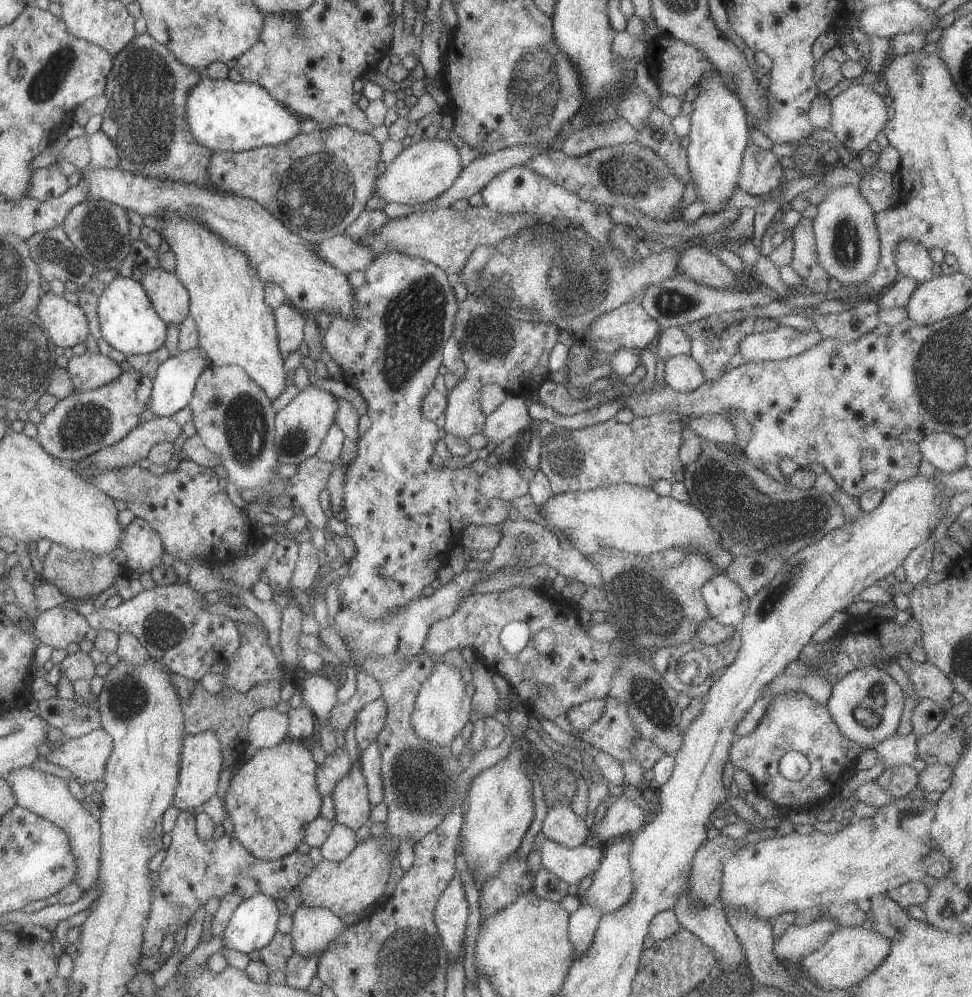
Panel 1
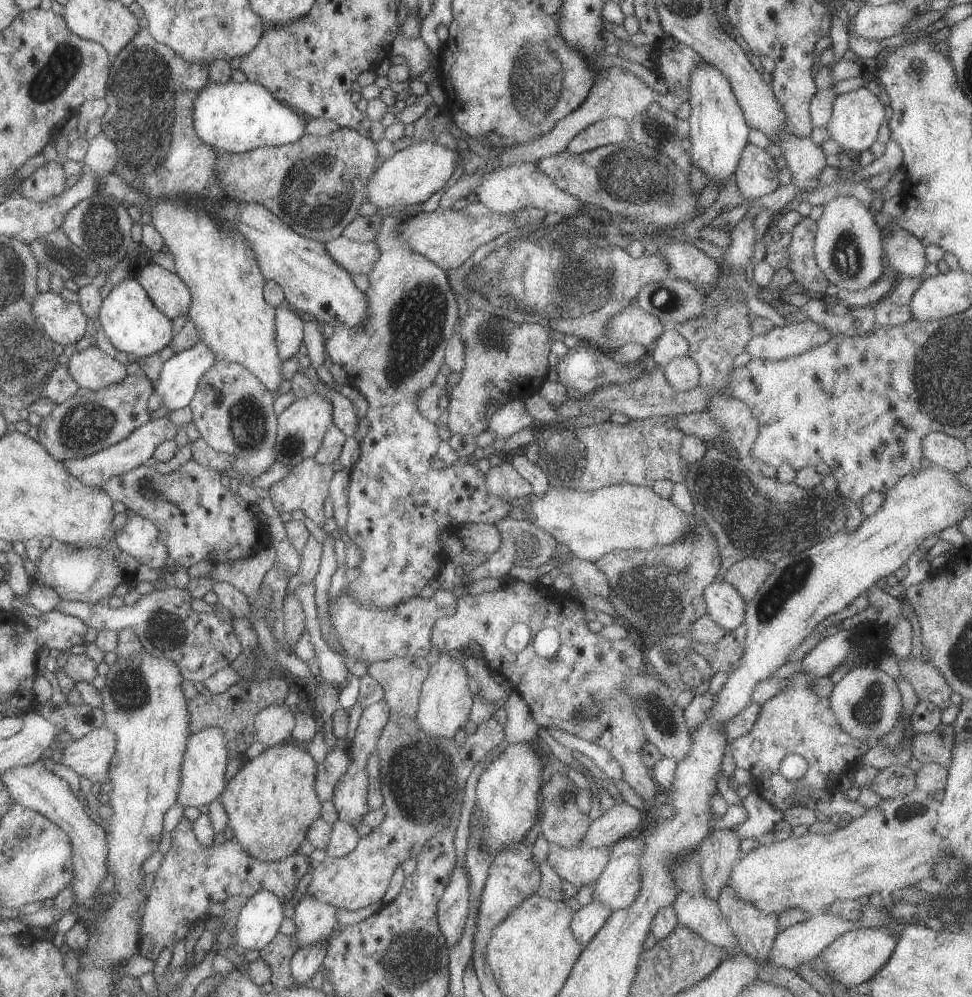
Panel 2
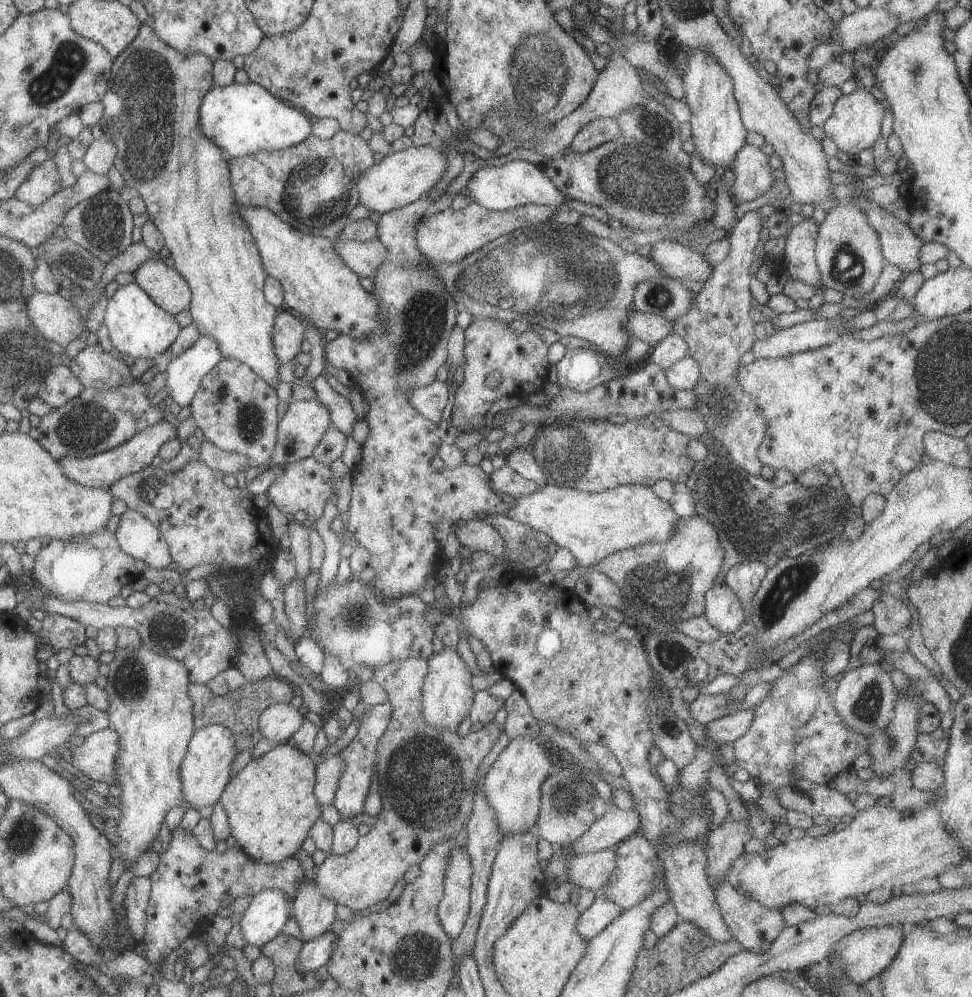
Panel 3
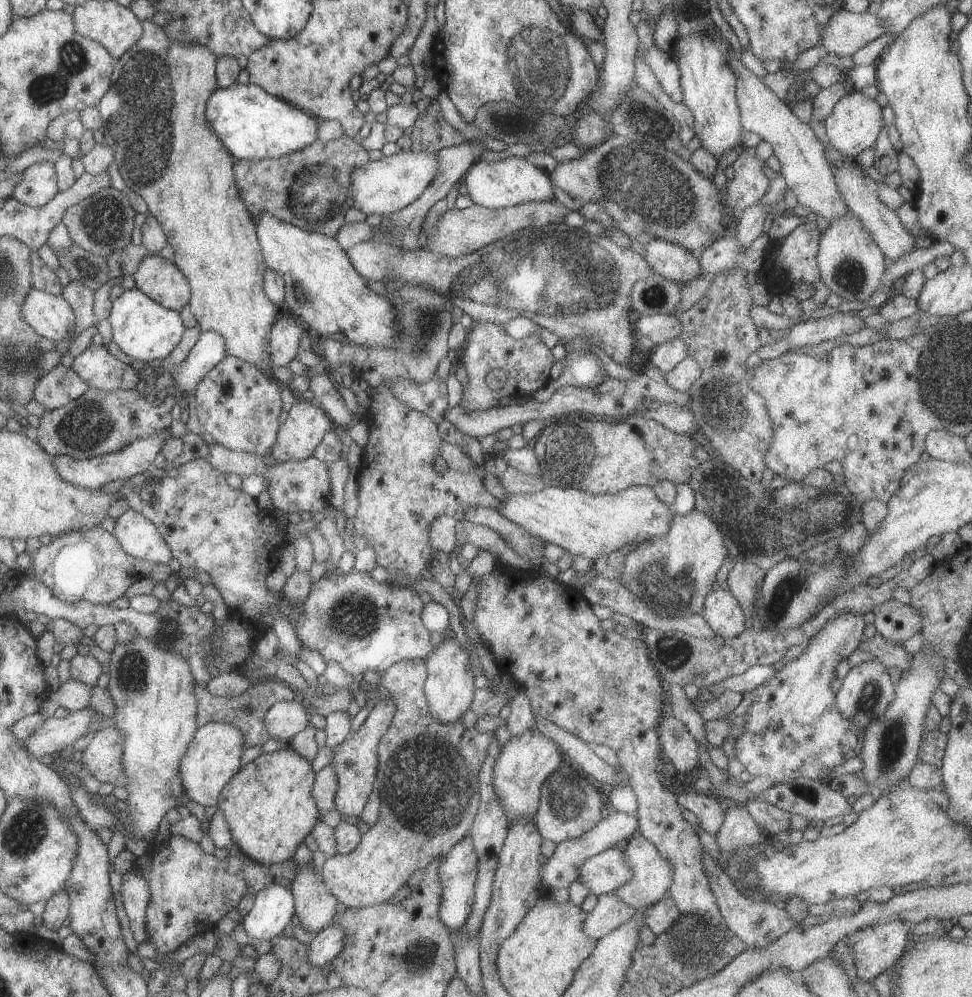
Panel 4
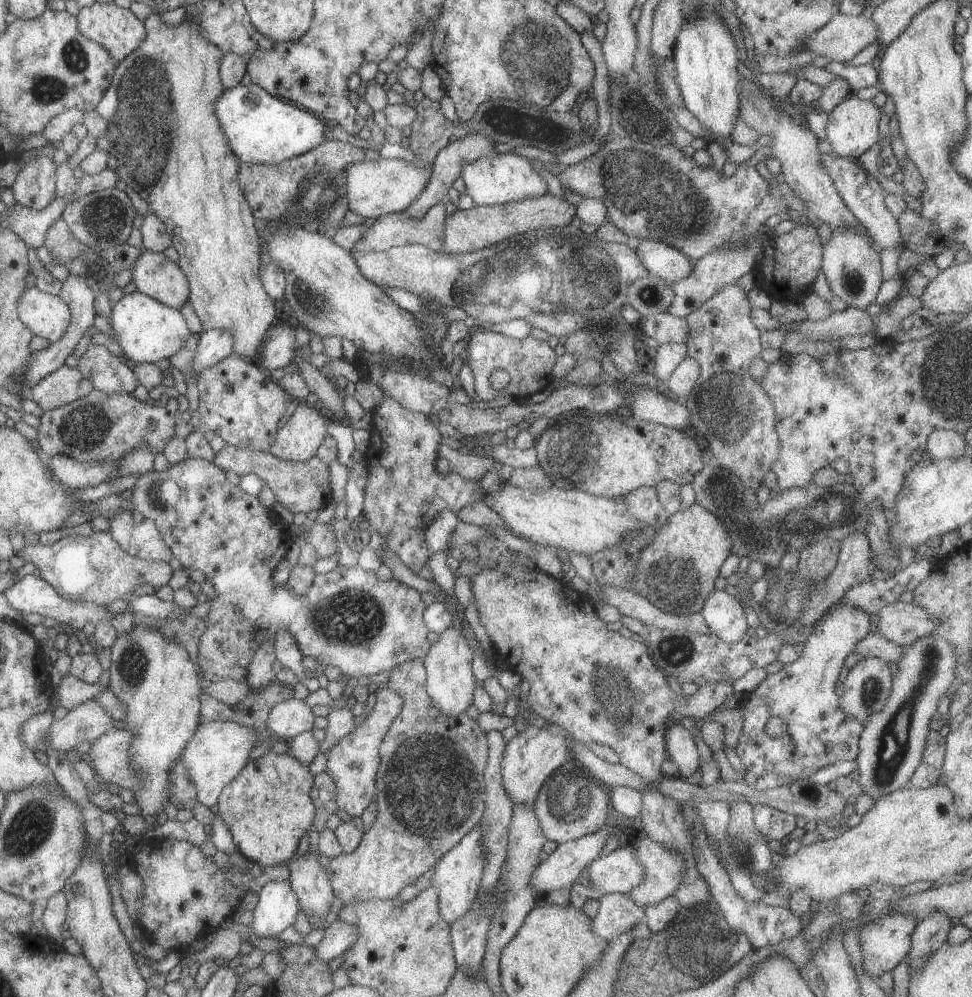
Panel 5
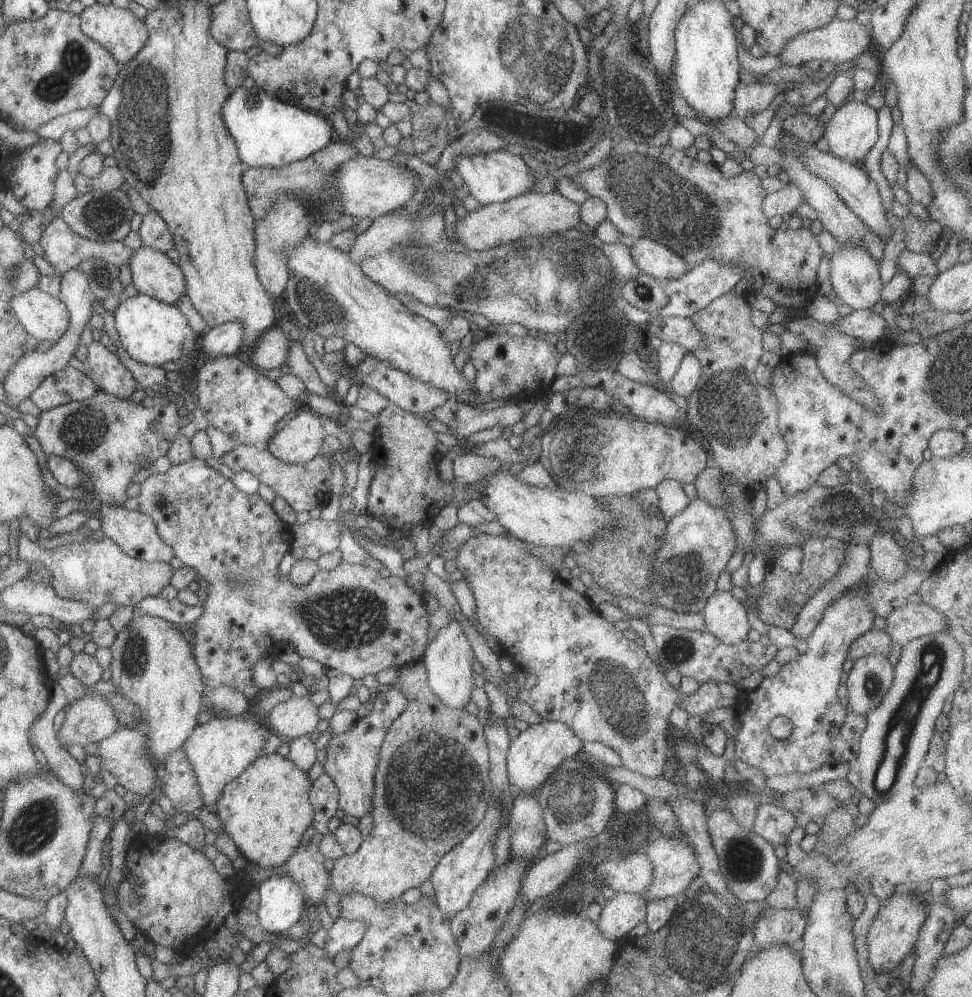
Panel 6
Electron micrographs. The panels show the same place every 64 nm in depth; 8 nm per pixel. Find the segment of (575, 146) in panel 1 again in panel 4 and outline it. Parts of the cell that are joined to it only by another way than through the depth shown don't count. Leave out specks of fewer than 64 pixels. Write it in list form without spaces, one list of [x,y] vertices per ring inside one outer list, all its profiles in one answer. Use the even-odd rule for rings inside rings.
[[[586,112],[578,120],[574,143],[584,150],[593,149],[612,134],[612,123],[608,124],[598,112]]]

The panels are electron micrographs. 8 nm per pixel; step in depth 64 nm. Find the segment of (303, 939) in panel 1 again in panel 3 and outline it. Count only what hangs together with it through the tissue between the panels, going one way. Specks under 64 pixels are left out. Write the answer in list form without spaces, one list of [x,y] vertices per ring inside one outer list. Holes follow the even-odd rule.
[[[302,878],[292,902],[292,916],[297,920],[304,941],[332,930],[337,903],[320,894],[315,880]]]

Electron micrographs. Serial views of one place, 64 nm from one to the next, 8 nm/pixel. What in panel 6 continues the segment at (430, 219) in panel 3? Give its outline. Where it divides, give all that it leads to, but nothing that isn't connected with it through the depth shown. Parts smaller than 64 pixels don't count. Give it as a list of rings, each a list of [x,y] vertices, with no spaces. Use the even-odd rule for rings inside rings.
[[[558,190],[547,194],[526,193],[469,212],[466,218],[457,220],[454,236],[460,244],[468,248],[468,251],[485,251],[531,236],[550,238],[552,234],[560,234],[572,228],[578,229],[581,221],[580,205],[564,197]]]

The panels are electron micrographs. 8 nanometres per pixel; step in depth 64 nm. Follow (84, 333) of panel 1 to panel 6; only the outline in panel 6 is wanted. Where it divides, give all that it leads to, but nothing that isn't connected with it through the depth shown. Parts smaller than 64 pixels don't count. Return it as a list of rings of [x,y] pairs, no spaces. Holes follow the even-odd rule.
[[[38,287],[16,292],[10,306],[26,332],[39,341],[58,342],[69,327],[70,312],[64,302]]]

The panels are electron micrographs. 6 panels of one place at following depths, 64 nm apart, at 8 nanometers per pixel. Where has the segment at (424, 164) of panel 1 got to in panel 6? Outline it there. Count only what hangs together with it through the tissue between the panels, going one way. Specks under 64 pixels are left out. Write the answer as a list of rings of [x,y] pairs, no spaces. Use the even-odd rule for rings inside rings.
[[[359,154],[358,158],[344,162],[336,172],[336,182],[342,198],[342,214],[374,220],[389,212],[394,212],[410,202],[416,192],[418,176],[412,169],[402,168],[392,160],[381,160]]]

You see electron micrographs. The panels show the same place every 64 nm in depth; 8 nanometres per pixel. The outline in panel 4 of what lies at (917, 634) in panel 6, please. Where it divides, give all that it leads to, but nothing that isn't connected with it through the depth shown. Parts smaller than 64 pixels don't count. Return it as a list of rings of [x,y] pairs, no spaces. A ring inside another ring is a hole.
[[[886,600],[873,610],[874,626],[884,638],[904,644],[917,632],[922,633],[922,614],[911,604],[907,605],[898,600]]]

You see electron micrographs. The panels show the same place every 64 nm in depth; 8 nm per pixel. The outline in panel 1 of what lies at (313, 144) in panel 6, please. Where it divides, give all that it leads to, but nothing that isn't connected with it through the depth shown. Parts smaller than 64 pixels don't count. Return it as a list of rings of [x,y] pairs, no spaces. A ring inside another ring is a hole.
[[[204,75],[200,84],[196,84],[188,94],[186,118],[192,136],[198,140],[198,144],[212,150],[212,153],[242,152],[290,142],[300,133],[301,119],[258,84],[244,80],[239,83],[230,79],[214,80],[208,75]]]

